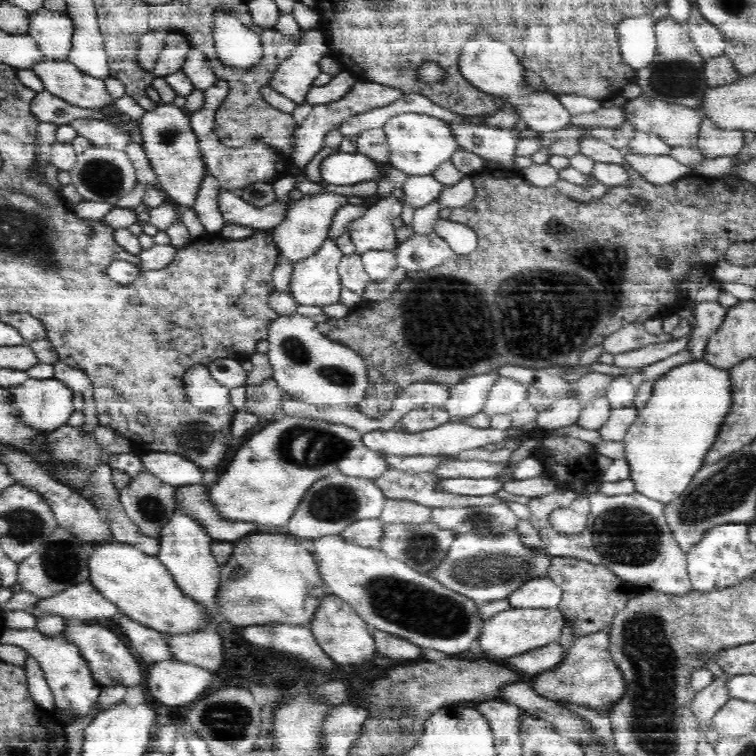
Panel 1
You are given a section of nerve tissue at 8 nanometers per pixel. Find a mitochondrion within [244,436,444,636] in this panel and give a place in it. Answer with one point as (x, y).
(331, 501)

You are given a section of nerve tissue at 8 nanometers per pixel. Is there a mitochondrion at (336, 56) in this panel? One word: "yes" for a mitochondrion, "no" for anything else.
no

